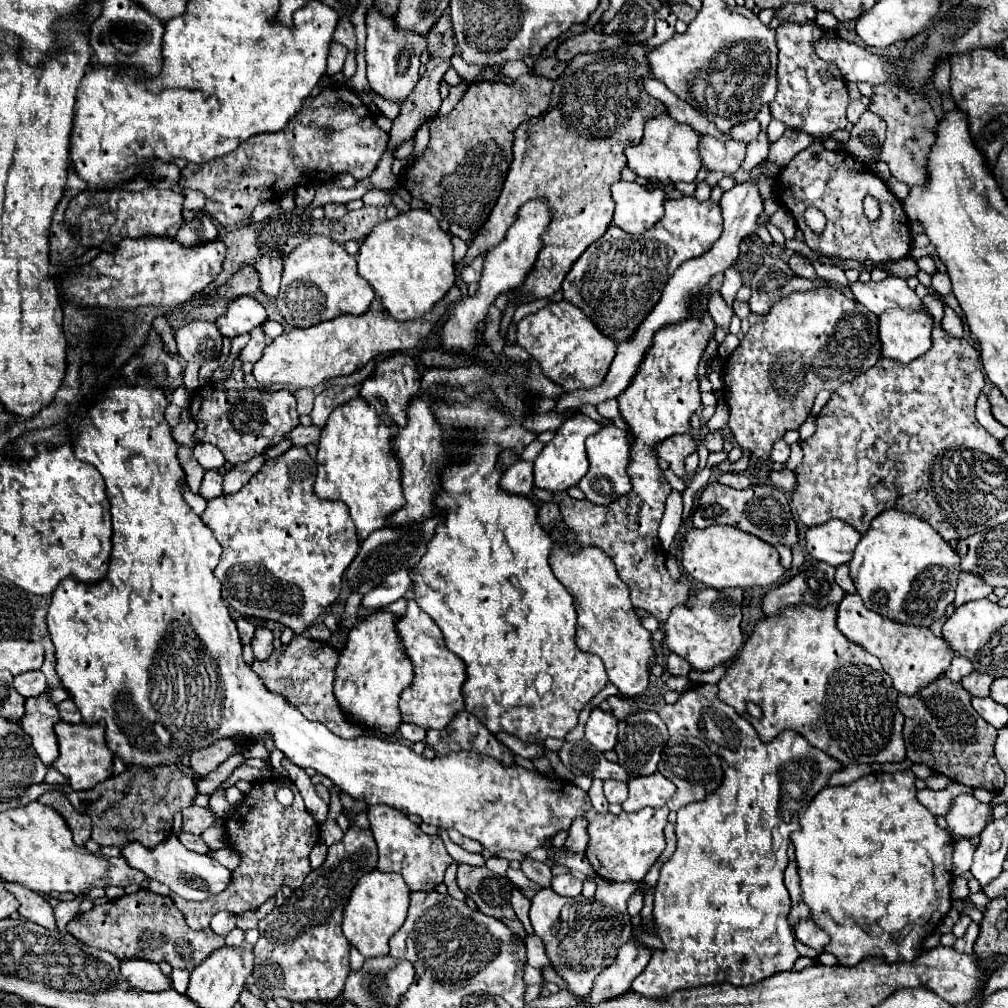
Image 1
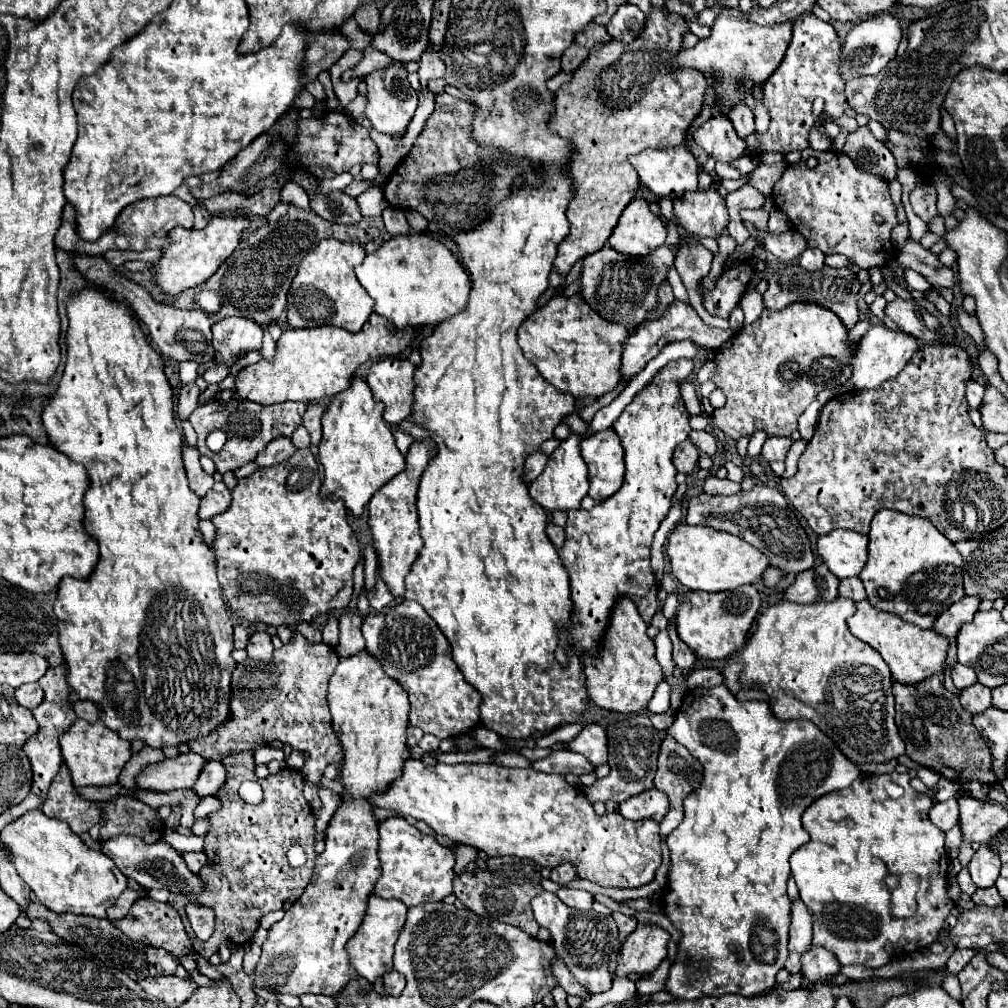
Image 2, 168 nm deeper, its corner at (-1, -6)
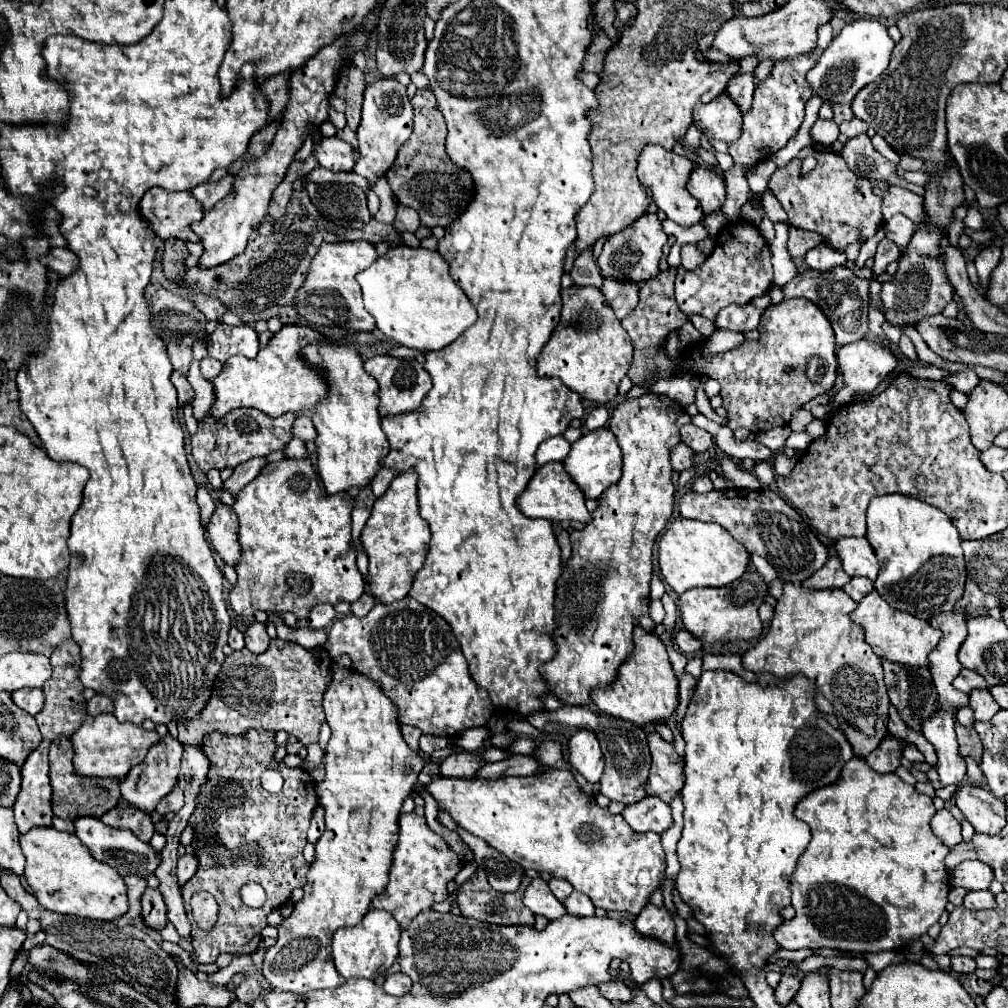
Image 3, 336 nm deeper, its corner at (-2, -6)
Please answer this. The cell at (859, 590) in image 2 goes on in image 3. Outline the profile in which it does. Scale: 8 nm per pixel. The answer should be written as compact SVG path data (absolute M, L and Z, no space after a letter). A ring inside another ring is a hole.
M852 578L848 582L848 586L844 586L844 590L848 596L852 596L854 602L860 602L866 594L870 594L874 590L874 586L868 578Z

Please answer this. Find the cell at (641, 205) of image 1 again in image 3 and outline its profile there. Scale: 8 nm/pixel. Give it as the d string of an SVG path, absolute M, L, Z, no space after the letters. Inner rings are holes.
M642 214L638 220L634 220L624 230L612 234L604 242L604 250L598 258L598 268L602 276L614 276L614 278L632 278L634 282L650 280L658 274L658 262L662 258L662 246L666 244L668 236L662 228L662 222L656 214Z

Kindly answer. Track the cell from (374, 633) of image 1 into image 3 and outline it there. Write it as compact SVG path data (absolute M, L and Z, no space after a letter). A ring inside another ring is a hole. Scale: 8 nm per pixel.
M352 670L352 676L344 680L332 680L324 694L326 722L332 730L330 742L324 754L326 778L318 784L318 800L326 810L326 832L316 842L316 858L308 870L308 882L304 886L304 898L296 902L292 914L278 926L278 940L264 954L262 974L264 978L282 992L306 994L310 990L338 988L346 982L338 974L332 960L332 936L338 928L356 926L370 910L372 898L388 884L390 856L398 842L396 818L400 806L418 784L418 774L426 766L426 760L404 744L398 724L398 706L386 696L380 682L370 676Z

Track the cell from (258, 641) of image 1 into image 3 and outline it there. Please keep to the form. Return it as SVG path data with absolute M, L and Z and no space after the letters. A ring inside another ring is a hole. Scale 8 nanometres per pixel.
M254 622L248 630L246 630L246 648L254 654L262 654L268 650L270 646L270 638L266 634L266 626L260 622Z

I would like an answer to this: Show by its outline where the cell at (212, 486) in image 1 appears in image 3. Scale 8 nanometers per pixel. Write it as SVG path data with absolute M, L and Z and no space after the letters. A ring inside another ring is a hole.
M218 502L206 526L206 532L210 536L214 550L230 566L234 566L240 560L240 546L236 542L236 526L238 526L236 512L230 506Z

